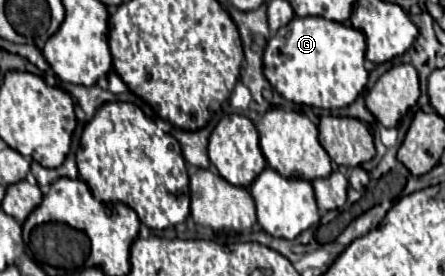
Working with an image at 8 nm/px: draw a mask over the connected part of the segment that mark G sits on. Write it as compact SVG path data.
M293 17L293 23L289 23L289 27L281 27L281 31L277 31L269 41L263 53L263 73L287 101L321 109L341 109L351 105L367 85L367 71L363 67L363 61L365 37L361 35L361 31L323 17Z

